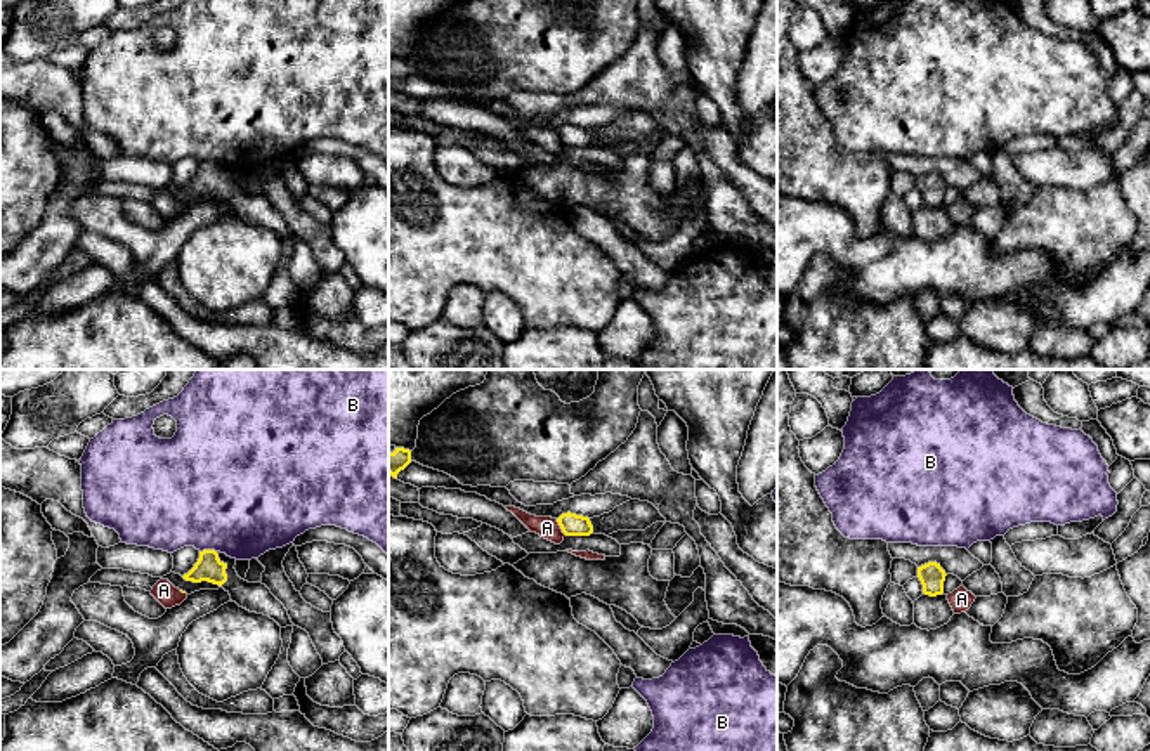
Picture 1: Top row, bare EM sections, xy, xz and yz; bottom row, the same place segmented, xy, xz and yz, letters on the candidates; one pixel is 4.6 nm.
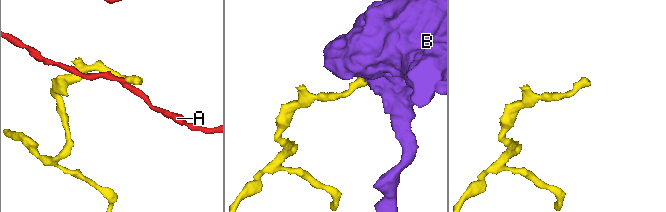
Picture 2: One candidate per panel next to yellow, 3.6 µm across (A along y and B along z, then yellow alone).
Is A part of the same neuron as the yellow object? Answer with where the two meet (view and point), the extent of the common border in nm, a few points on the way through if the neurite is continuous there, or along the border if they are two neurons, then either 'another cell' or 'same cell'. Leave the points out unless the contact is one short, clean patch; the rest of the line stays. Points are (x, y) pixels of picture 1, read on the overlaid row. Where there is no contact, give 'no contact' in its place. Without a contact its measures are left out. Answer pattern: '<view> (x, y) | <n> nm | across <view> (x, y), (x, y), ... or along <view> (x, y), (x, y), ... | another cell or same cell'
xz (561, 528) | 90 nm | along xz (555, 519), (566, 535) | another cell

